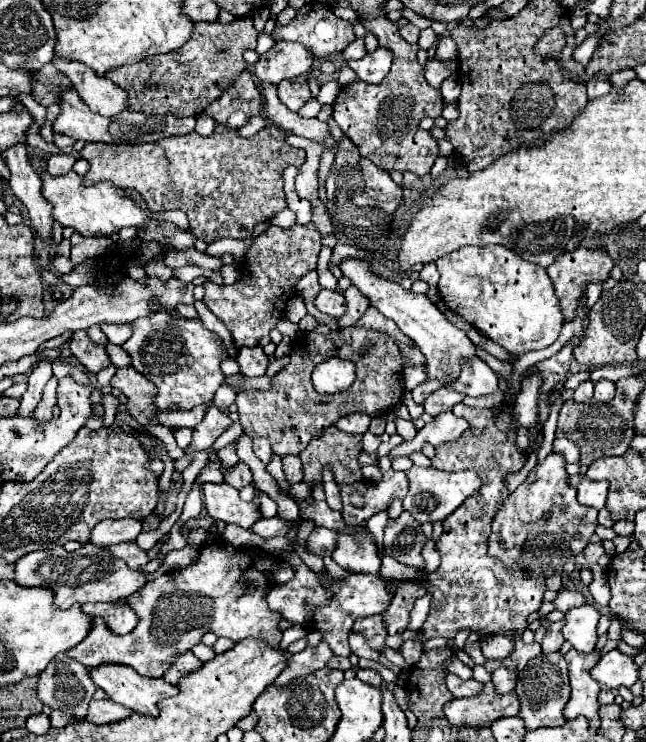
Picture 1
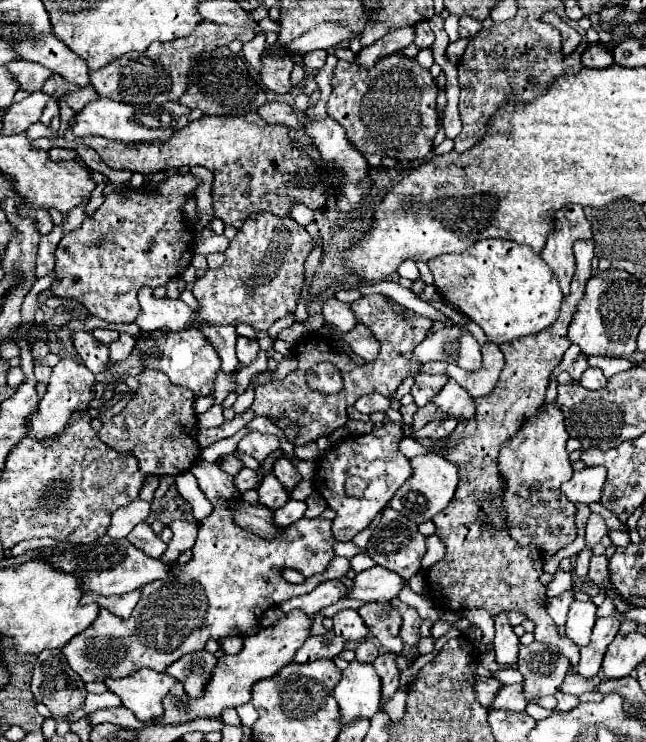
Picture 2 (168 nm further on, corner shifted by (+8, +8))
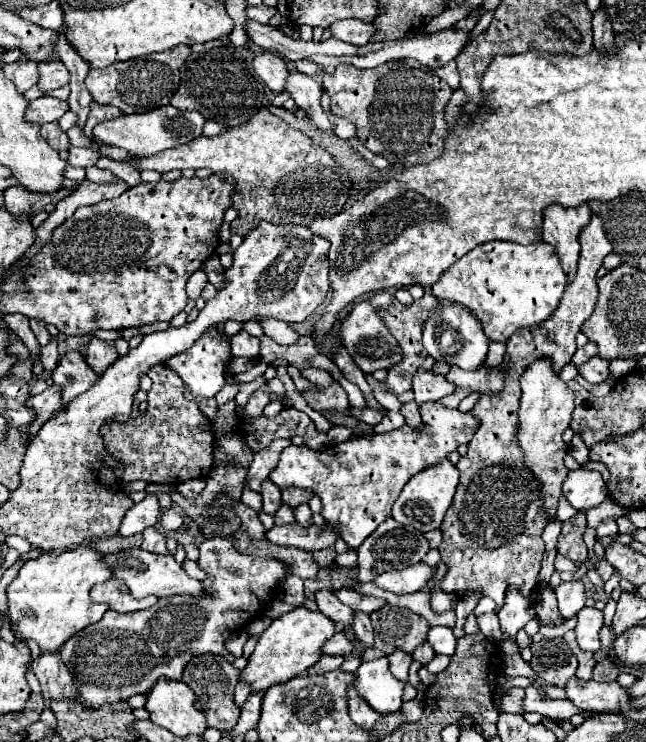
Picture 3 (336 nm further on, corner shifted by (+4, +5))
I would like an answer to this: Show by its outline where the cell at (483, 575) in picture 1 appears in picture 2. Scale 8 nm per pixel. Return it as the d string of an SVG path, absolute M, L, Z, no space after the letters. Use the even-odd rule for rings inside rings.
M577 240L573 244L573 252L575 252L575 260L577 260L577 270L575 270L575 276L571 280L571 292L569 292L569 296L563 298L559 320L555 320L555 324L551 324L551 328L545 328L543 332L537 332L535 336L525 336L525 338L511 340L511 342L499 346L501 352L505 354L505 368L501 370L497 386L493 388L491 394L475 400L477 412L475 412L473 420L461 420L457 424L457 428L449 434L449 440L455 442L457 446L453 450L449 450L447 458L459 470L459 488L455 490L451 504L443 512L439 512L439 516L435 516L435 520L433 520L433 524L437 526L437 536L445 544L447 554L439 564L435 564L427 572L427 584L431 588L429 592L443 606L447 606L443 610L459 612L459 610L467 610L467 608L485 606L491 614L499 614L503 610L523 612L529 620L535 622L535 636L539 638L539 642L553 644L553 646L561 648L561 654L567 656L571 660L571 664L577 664L579 662L579 646L573 644L569 638L559 635L555 622L549 618L547 608L545 608L545 604L547 604L545 586L539 582L539 576L543 574L543 570L541 570L543 556L541 556L539 548L519 546L507 532L507 520L503 520L503 506L501 506L501 502L503 502L503 478L499 476L499 468L497 468L499 448L503 446L503 442L507 442L519 430L523 420L535 416L537 408L541 408L541 404L545 402L545 390L549 384L549 376L555 370L555 366L559 366L565 350L571 344L567 338L567 328L569 328L569 322L573 320L573 312L575 312L579 300L583 298L585 284L591 278L593 240Z

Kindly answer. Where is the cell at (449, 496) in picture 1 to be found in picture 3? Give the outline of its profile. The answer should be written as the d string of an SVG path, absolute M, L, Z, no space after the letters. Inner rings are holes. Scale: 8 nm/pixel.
M443 459L443 463L437 463L435 467L429 467L427 471L421 471L419 475L409 479L409 483L403 487L399 499L393 505L393 519L425 533L431 529L439 529L449 505L453 503L457 485L459 485L459 469L451 461Z

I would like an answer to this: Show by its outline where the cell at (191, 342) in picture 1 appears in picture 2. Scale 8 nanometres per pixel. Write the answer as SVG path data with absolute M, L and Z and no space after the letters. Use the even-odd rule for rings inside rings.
M191 328L191 330L169 332L169 334L155 334L155 338L149 338L149 340L141 336L137 340L137 346L143 352L145 368L165 372L173 384L193 390L195 396L209 396L213 392L213 382L217 378L221 360L217 350L209 344L209 340L203 336L201 330Z

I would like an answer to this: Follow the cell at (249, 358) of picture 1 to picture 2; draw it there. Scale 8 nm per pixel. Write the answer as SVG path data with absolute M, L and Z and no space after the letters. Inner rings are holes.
M237 336L237 358L243 366L249 366L259 352L259 344L253 338L245 338L245 336Z

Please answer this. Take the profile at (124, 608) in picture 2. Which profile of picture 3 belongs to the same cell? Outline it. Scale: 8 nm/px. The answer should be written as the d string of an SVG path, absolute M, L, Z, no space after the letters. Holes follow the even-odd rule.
M109 579L101 585L95 585L91 589L91 599L95 599L95 603L105 603L119 613L133 613L133 611L147 609L157 603L155 597L133 599L131 595L127 595L125 587L119 587L119 583L115 583L115 579Z

